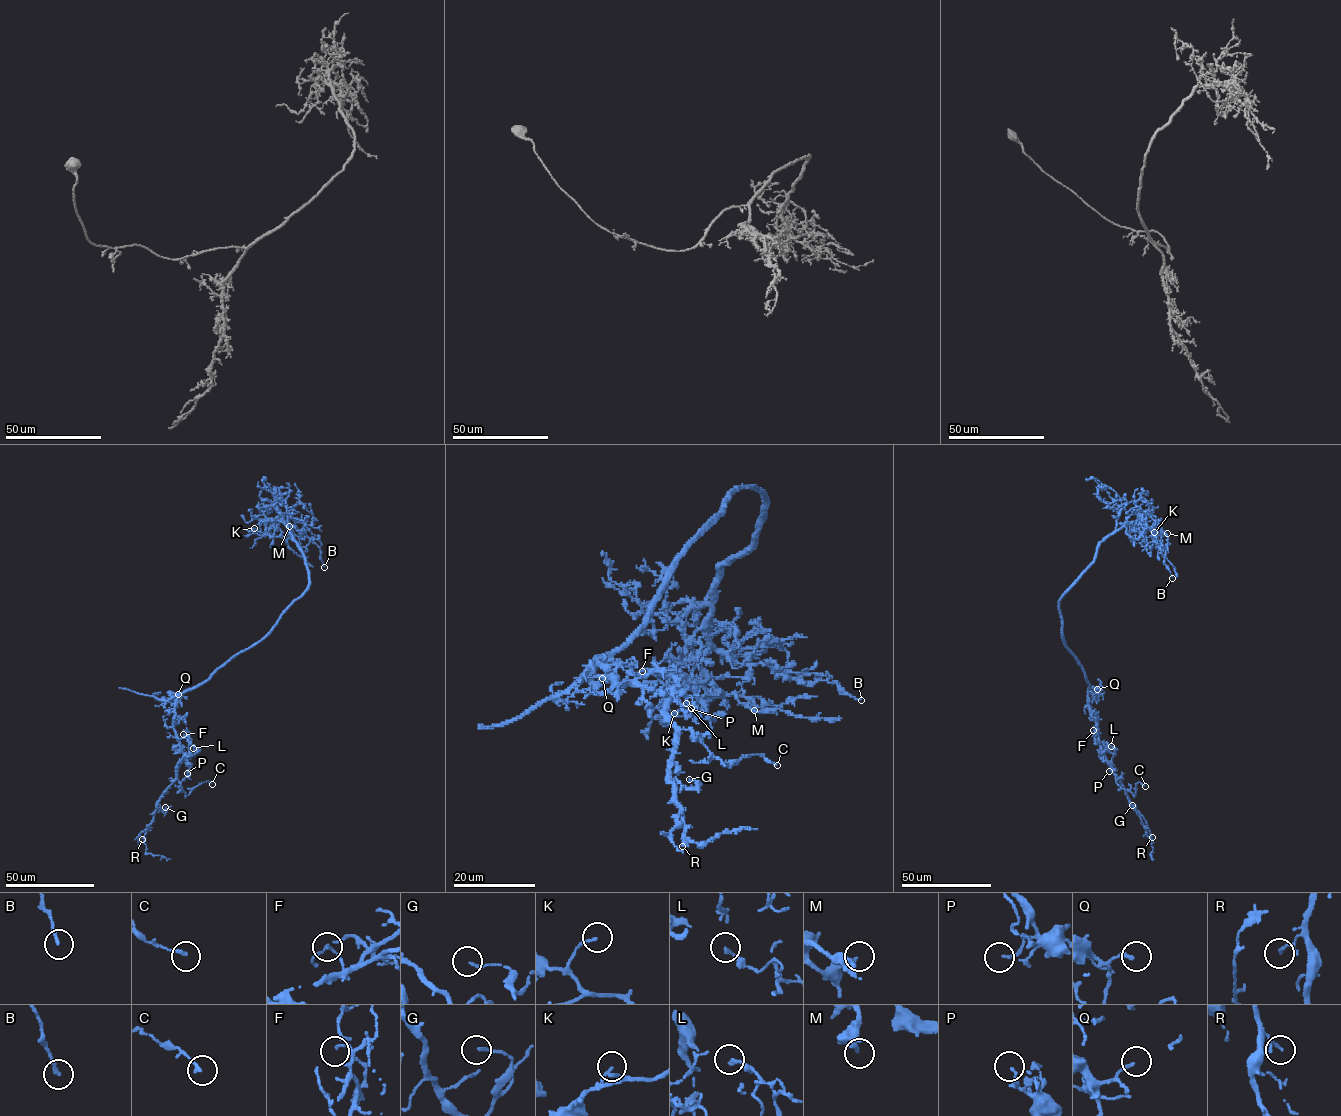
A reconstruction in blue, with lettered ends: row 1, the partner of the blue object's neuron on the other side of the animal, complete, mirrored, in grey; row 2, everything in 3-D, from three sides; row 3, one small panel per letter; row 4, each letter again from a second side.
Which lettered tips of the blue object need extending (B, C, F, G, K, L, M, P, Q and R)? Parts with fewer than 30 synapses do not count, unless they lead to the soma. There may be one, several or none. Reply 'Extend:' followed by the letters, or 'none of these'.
Extend: none of these

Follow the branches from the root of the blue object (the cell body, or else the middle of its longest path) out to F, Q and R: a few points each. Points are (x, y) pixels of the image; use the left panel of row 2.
F: (241, 652), (206, 680), (179, 696), (173, 725), (178, 738), (183, 734)
Q: (241, 652), (203, 682), (174, 696), (170, 694), (178, 694)
R: (241, 652), (206, 680), (179, 696), (173, 725), (183, 760), (174, 782), (156, 805), (152, 821), (142, 839)

